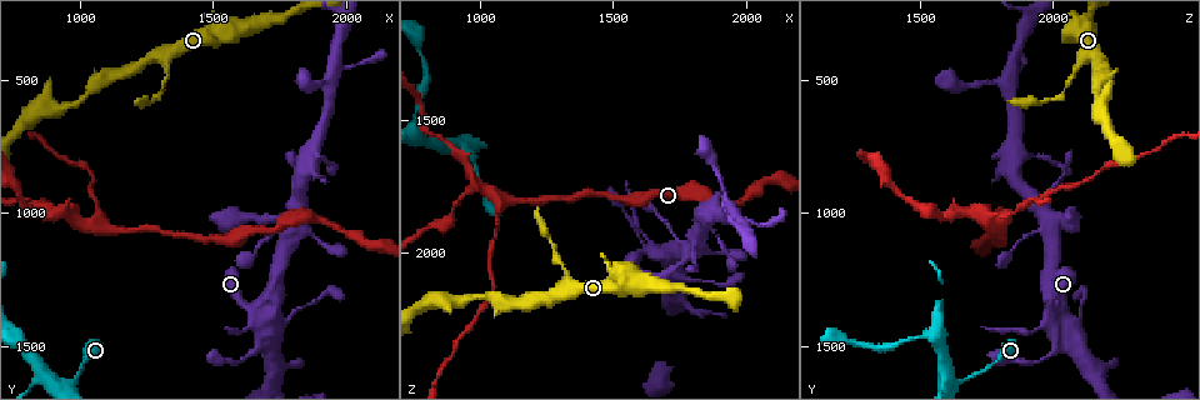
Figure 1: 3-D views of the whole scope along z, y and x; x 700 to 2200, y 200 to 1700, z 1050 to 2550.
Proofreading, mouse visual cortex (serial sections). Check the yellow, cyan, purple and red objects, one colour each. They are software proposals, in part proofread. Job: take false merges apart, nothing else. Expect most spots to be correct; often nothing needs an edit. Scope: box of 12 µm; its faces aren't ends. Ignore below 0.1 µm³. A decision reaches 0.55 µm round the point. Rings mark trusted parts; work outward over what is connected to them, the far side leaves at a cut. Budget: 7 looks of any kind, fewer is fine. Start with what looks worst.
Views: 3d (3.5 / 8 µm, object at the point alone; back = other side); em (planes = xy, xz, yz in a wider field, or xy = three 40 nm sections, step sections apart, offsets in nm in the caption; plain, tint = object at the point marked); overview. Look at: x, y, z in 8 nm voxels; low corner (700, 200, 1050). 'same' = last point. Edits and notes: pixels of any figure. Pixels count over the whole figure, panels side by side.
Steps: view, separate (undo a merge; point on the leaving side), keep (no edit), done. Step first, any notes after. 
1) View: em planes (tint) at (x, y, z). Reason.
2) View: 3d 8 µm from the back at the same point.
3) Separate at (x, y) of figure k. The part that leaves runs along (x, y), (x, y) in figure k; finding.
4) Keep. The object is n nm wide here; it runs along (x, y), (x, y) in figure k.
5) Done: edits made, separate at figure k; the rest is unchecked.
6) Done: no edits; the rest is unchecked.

View: 3d 8 µm at (1080, 980, 1890). Thick turns thin.

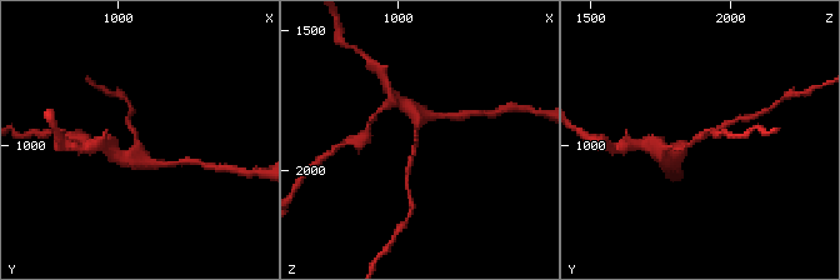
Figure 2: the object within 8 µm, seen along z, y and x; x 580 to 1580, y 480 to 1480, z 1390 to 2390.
View: em xy step 3 (tint) at (1070, 980, 1900). Need the tissue.

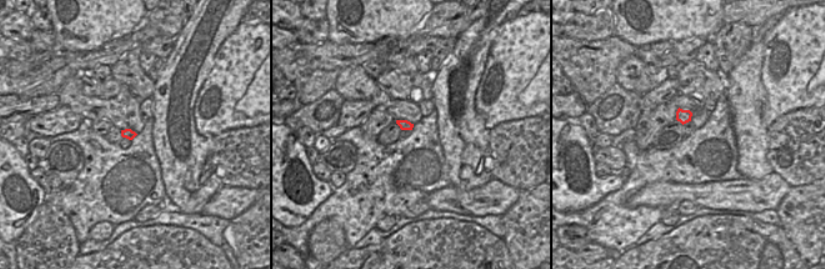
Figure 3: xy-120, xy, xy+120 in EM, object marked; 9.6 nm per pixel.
Keep. The object is 100 nm wide here; it runs along (675, 160), (685, 144), (730, 121) in figure 2; continuous, no second cell.

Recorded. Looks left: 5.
View: 3d 3.5 µm at (870, 1610, 1600). Side arm on a straight run.

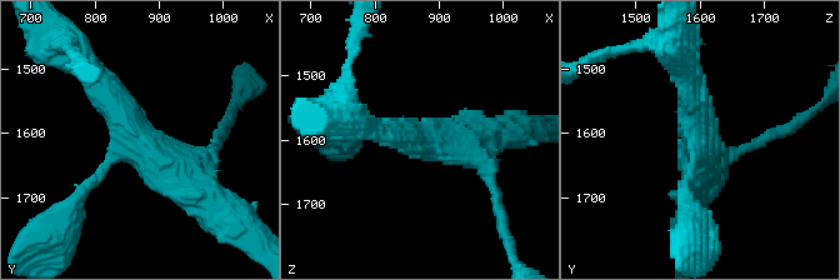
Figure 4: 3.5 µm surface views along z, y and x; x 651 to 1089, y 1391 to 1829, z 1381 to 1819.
View: em xy step 1 (tint) at (870, 1610, 1605). 3 arms meet here; the arms are 100, 350, 350 nm wide; shape alone is not enough.

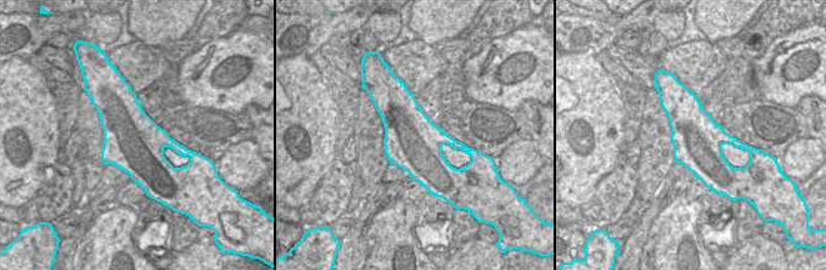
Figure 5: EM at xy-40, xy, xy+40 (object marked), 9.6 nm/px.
View: em xy step 3 (tint) at the same point. Cut it another way.

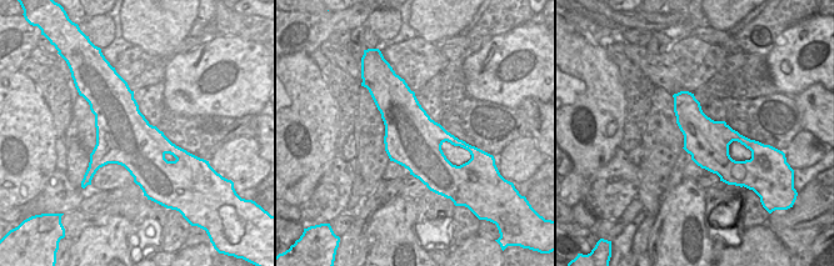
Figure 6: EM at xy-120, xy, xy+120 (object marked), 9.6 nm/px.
Keep. It runs along (194, 164), (163, 176), (90, 73) in figure 4; one cell here.

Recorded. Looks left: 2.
View: 3d 8 µm at (1870, 1030, 1810). Calibre changes.

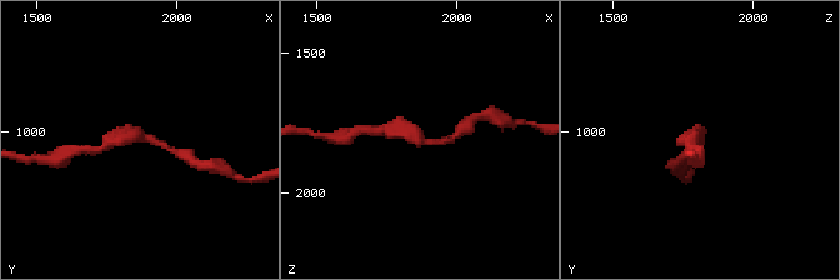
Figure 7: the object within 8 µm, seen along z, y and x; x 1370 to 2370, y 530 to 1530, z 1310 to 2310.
View: em planes (tint) at (1870, 1020, 1810). The arms are 200, 350 nm wide; shape alone is not enough.

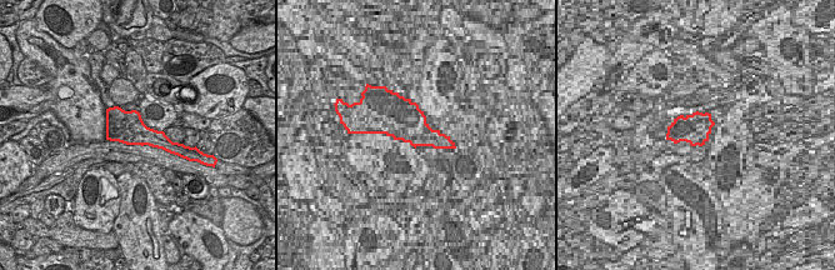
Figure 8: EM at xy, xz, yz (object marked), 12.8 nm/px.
Keep. It runs along (386, 129), (430, 143), (450, 140) in figure 7; all the same cell.

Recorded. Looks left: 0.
Done: no edits; the rest is unchecked.

